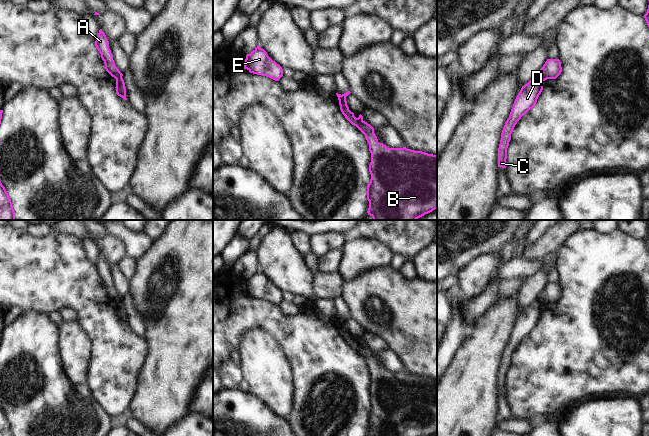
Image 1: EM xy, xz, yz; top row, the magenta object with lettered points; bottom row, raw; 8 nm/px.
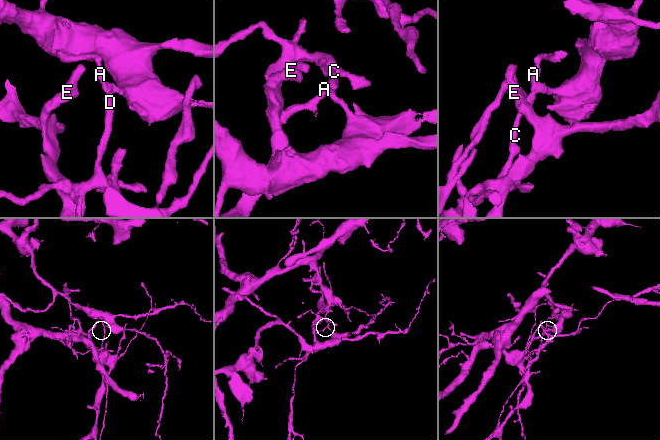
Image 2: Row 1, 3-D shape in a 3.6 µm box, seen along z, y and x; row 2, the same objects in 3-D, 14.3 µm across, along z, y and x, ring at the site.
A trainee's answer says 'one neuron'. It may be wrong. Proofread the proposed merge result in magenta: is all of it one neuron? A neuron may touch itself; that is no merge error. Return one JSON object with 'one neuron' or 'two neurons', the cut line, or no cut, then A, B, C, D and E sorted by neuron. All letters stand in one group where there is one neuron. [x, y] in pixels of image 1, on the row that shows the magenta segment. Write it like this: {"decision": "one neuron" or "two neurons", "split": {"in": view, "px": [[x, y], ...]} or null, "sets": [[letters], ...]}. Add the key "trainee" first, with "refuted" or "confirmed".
{"trainee": "refuted", "decision": "two neurons", "split": {"in": "xy", "px": [[121, 76], [116, 79]]}, "sets": [["A", "B"], ["C", "D", "E"]]}

